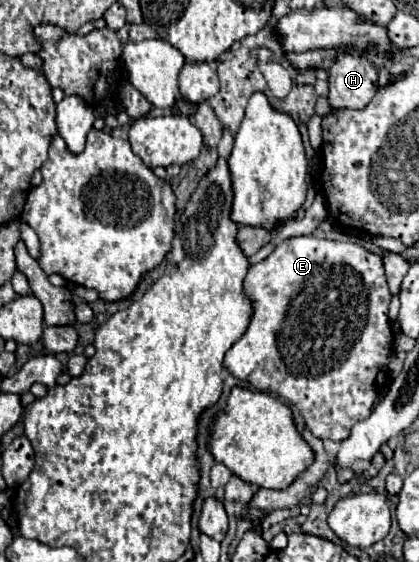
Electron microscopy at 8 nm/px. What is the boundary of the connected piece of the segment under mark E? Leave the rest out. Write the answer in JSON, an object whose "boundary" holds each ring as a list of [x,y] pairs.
{"boundary":[[[312,235],[292,237],[292,239],[282,241],[264,261],[260,261],[248,269],[248,275],[244,277],[244,295],[252,303],[250,325],[248,325],[246,333],[228,349],[228,353],[224,357],[224,369],[228,369],[228,373],[234,375],[236,379],[250,383],[258,391],[276,393],[278,397],[294,403],[300,409],[300,413],[306,421],[306,427],[312,431],[314,437],[344,441],[346,435],[350,435],[352,425],[366,419],[374,407],[374,401],[378,401],[378,389],[380,389],[380,383],[388,375],[388,361],[394,353],[394,335],[392,335],[390,321],[388,321],[390,291],[388,291],[388,283],[384,277],[382,257],[366,251],[364,247],[360,247],[356,243],[338,243],[338,241],[328,241],[328,239],[316,239]]]}

